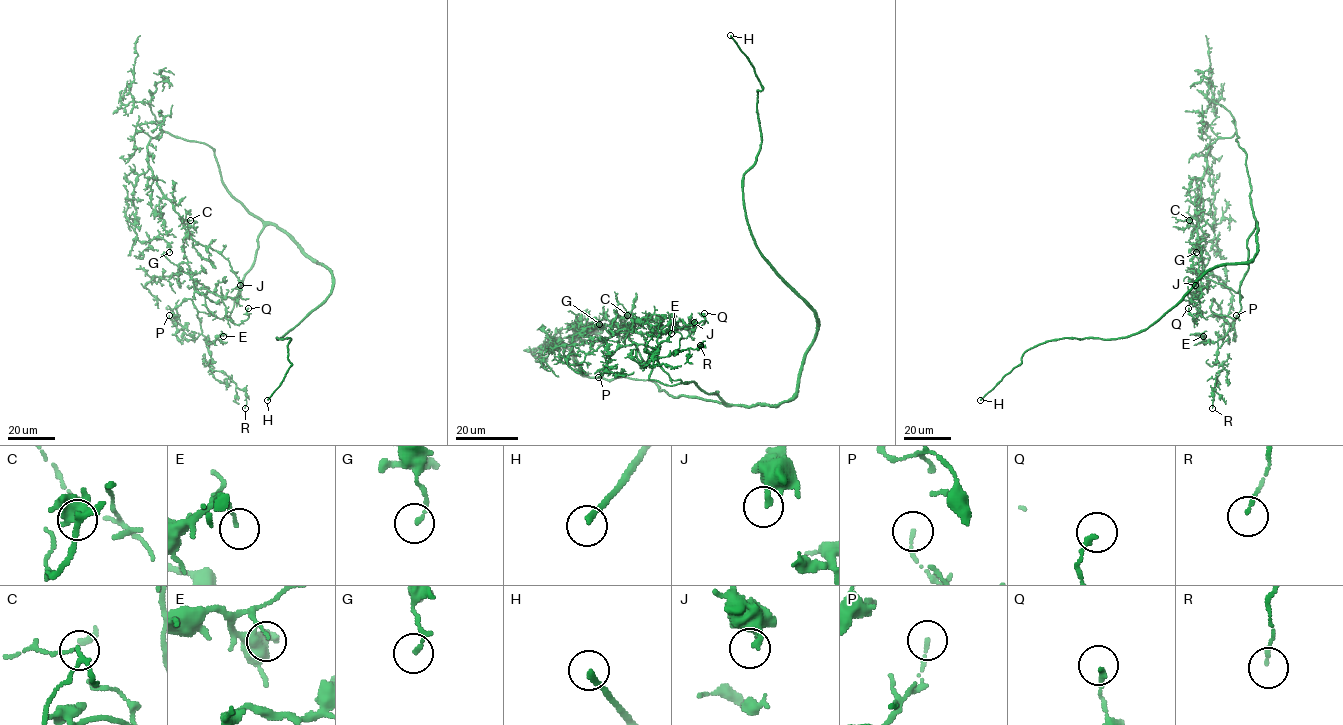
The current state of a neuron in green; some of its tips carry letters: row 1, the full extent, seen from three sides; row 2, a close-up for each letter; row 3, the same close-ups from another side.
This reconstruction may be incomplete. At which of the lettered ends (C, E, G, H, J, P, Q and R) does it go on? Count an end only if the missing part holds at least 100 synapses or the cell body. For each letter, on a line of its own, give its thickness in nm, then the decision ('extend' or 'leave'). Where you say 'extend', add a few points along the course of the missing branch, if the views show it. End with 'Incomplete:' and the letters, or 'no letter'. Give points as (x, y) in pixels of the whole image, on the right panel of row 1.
C: 70 nm thick; leave
E: 100 nm thick; leave
G: 160 nm thick; leave
H: 220 nm thick; extend; missing branch runs (980, 400), (965, 418), (954, 419)
J: 240 nm thick; leave
P: 140 nm thick; leave
Q: 190 nm thick; leave
R: 120 nm thick; leave
Incomplete: H

